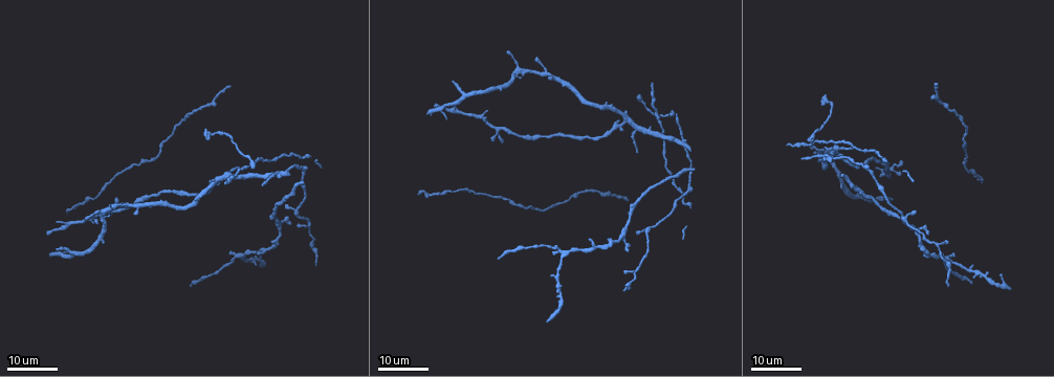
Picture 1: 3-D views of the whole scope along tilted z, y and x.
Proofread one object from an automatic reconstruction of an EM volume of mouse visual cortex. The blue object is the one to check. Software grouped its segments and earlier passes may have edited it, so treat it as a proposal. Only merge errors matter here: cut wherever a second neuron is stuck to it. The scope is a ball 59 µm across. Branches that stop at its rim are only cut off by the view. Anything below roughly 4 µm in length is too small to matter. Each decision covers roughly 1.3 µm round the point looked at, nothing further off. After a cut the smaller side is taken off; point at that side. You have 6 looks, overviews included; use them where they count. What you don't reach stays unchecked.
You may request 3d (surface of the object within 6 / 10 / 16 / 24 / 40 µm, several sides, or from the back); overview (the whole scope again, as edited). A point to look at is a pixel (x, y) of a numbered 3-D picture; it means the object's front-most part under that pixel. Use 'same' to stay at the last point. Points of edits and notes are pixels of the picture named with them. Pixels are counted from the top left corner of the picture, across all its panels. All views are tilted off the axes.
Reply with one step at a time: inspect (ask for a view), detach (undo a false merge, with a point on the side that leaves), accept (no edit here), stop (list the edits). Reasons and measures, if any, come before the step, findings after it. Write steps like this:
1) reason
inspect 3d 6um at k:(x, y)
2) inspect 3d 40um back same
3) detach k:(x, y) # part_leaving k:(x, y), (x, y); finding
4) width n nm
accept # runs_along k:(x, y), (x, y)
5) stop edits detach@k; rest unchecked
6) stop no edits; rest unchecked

looks like a crossing
inspect 3d 16um at 1:(498, 131)

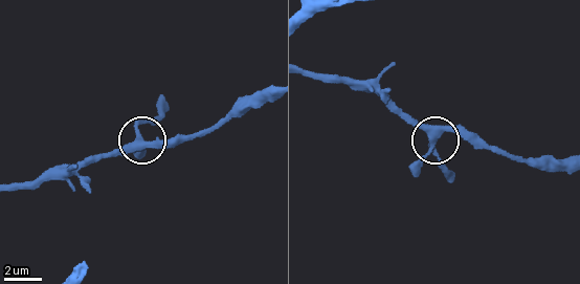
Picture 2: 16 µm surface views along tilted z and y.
inspect 3d 10um at 2:(433, 138)

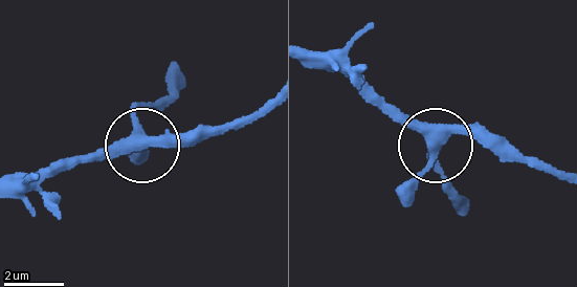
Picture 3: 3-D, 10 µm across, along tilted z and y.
width 380 nm
accept # runs_along 3:(562, 172), (465, 135), (427, 138), (383, 98); one neuron here

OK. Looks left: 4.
inspect 3d 16um at 1:(839, 146)

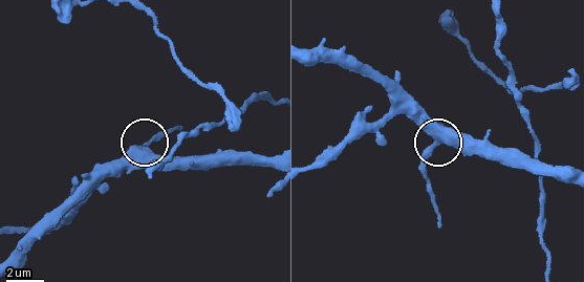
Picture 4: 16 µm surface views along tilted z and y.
inspect 3d 10um at 4:(438, 142)

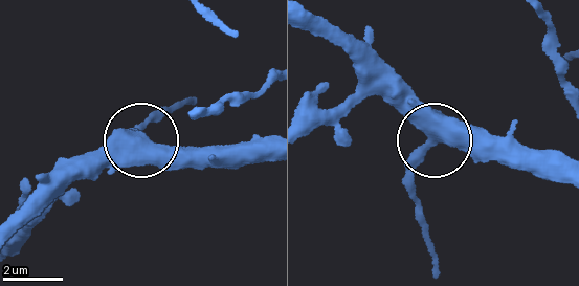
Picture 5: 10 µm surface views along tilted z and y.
side_arm 5 um
accept # runs_along 5:(311, 129), (378, 96), (395, 104), (431, 139), (416, 222); one neuron here

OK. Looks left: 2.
four-way junction
inspect 3d 24um at 1:(239, 255)

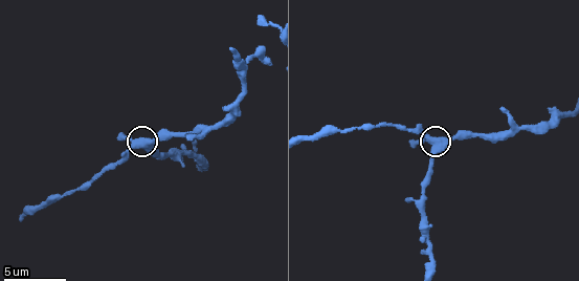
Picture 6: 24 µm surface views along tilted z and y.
inspect 3d 10um at 6:(432, 146)

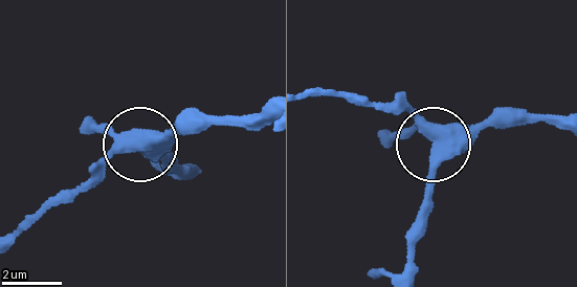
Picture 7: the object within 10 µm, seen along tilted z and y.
side_arm 15 um; arms 4
accept # all the same neuron

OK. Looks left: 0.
stop no edits; rest unchecked

